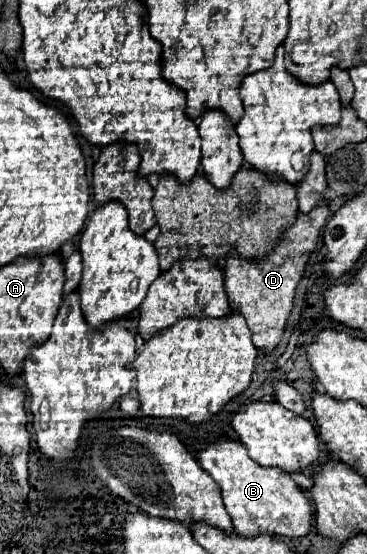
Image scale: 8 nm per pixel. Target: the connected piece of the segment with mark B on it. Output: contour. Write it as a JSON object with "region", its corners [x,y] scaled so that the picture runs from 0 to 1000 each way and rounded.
{"region":[[[594,794],[583,805],[540,819],[540,834],[599,877],[616,921],[649,968],[692,971],[708,964],[736,964],[823,971],[845,960],[850,913],[828,888],[785,856],[752,845],[714,845],[708,838],[698,838],[676,823],[665,801],[638,794]]]}

